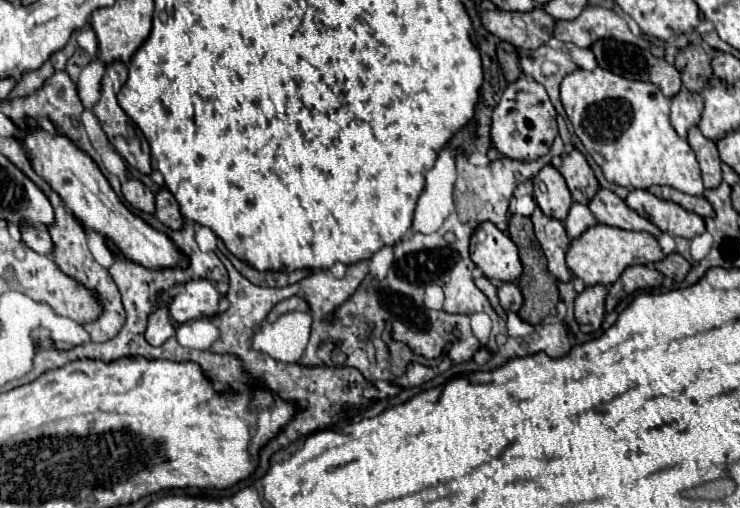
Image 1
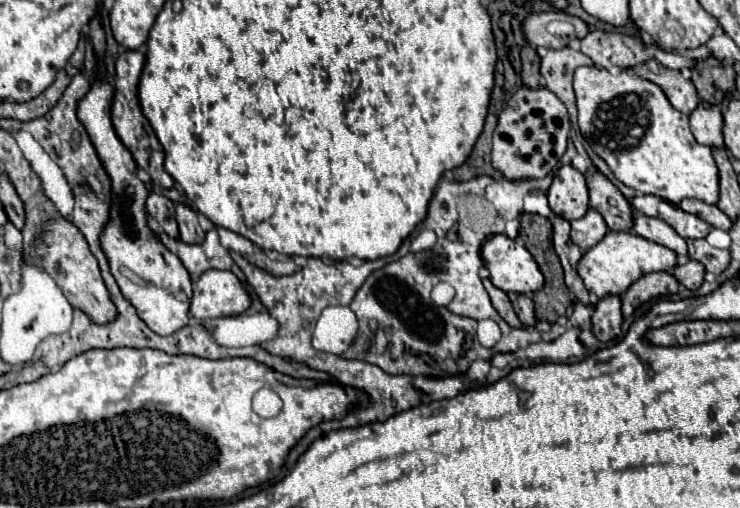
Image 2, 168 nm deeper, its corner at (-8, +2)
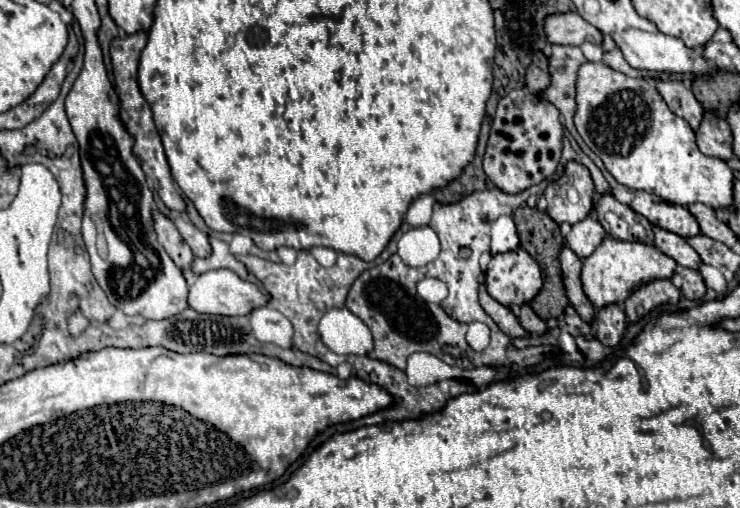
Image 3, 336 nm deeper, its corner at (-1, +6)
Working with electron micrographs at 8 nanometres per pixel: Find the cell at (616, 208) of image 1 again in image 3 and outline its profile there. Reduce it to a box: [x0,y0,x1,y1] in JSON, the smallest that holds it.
[652,226,702,268]

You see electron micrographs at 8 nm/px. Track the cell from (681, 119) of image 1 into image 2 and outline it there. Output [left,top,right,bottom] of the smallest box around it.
[689,102,723,148]

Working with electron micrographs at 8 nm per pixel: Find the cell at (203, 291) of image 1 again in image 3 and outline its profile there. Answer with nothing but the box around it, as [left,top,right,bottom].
[188,270,268,316]

